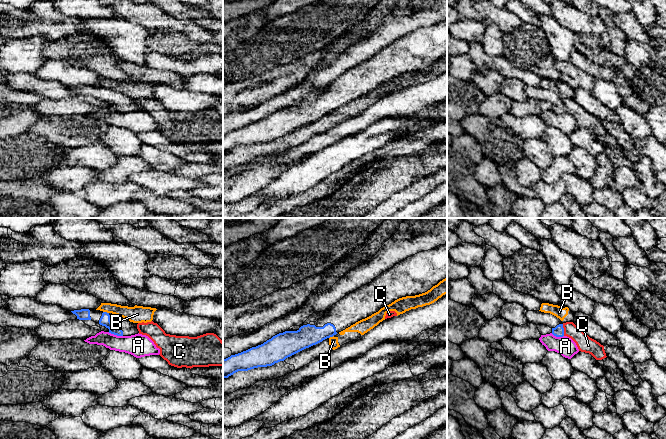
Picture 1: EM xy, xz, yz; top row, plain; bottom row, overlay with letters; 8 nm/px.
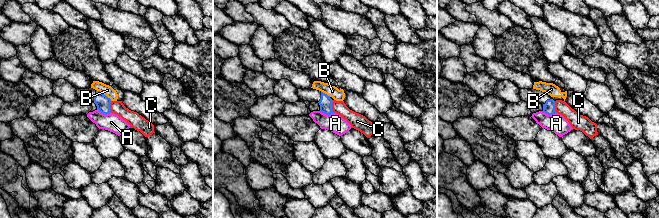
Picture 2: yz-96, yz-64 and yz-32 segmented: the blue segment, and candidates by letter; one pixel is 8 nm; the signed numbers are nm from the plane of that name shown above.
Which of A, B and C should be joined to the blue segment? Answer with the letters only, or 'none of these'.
none of these

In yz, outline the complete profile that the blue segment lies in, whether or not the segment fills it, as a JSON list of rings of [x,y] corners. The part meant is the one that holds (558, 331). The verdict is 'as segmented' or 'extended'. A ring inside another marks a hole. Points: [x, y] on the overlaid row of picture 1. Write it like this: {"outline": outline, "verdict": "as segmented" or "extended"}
{"outline": [[[527,311],[526,317],[529,323],[549,326],[552,329],[552,334],[554,336],[564,336],[563,324],[556,316],[541,311]]], "verdict": "extended"}

